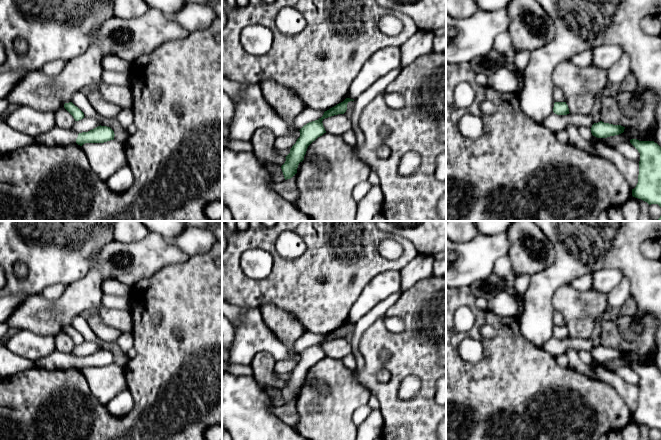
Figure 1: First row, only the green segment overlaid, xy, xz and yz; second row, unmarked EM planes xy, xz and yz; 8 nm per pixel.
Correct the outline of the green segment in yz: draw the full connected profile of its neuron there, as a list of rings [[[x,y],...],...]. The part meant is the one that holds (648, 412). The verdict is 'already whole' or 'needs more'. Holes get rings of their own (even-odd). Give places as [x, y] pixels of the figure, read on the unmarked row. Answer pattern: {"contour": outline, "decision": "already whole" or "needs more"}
{"contour": [[[631,363],[640,377],[638,407],[632,420],[661,431],[661,371],[654,365]]], "decision": "already whole"}

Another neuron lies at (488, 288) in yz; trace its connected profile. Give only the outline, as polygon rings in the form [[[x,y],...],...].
[[[492,273],[485,280],[472,283],[469,288],[475,298],[484,297],[489,300],[504,290],[504,281],[497,274]]]

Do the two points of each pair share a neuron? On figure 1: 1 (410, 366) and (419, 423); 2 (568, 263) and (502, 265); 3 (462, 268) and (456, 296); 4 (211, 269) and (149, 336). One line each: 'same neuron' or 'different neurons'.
1: same neuron
2: different neurons
3: different neurons
4: same neuron

